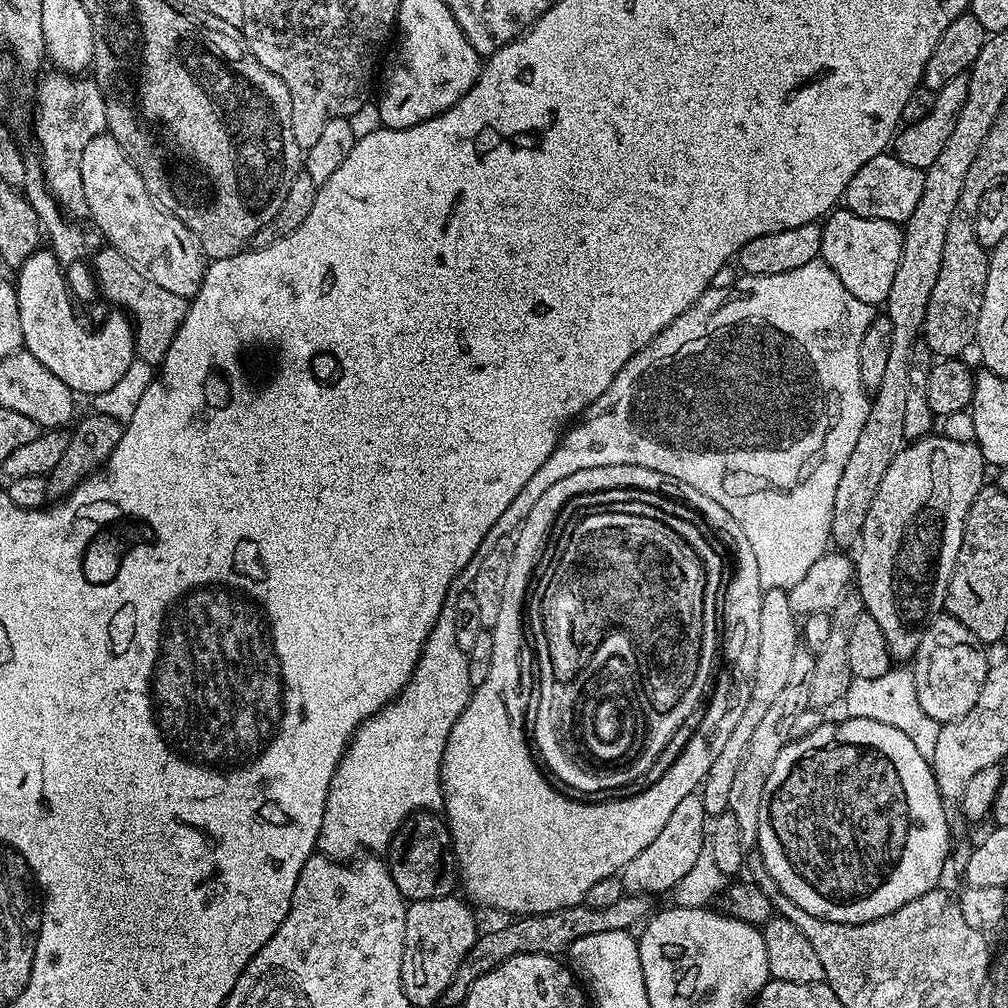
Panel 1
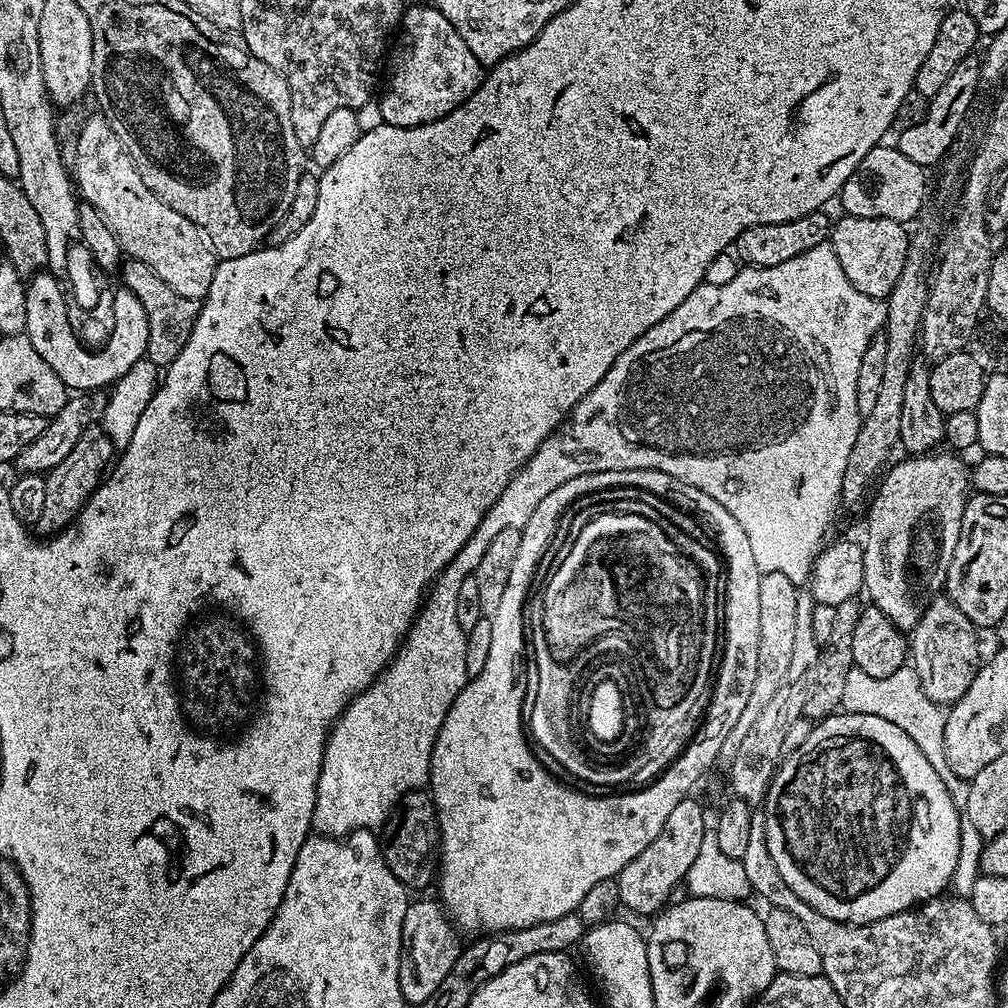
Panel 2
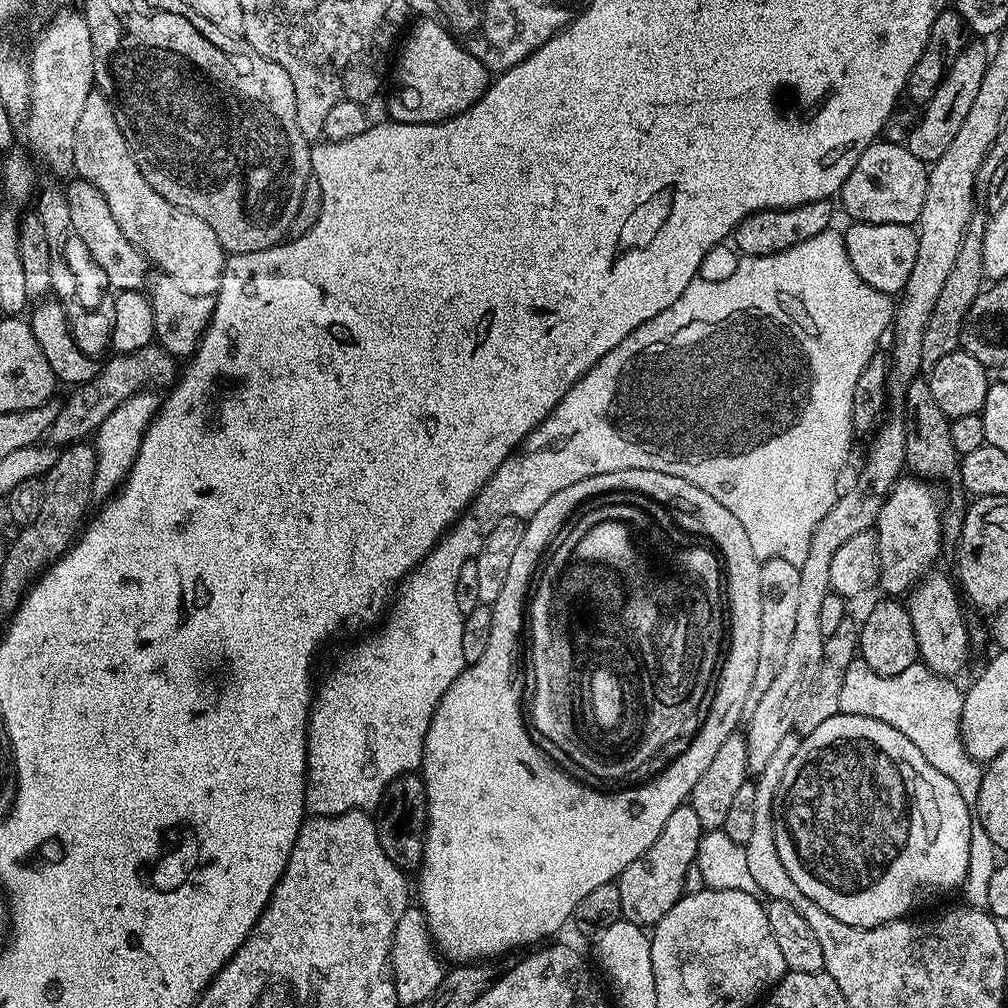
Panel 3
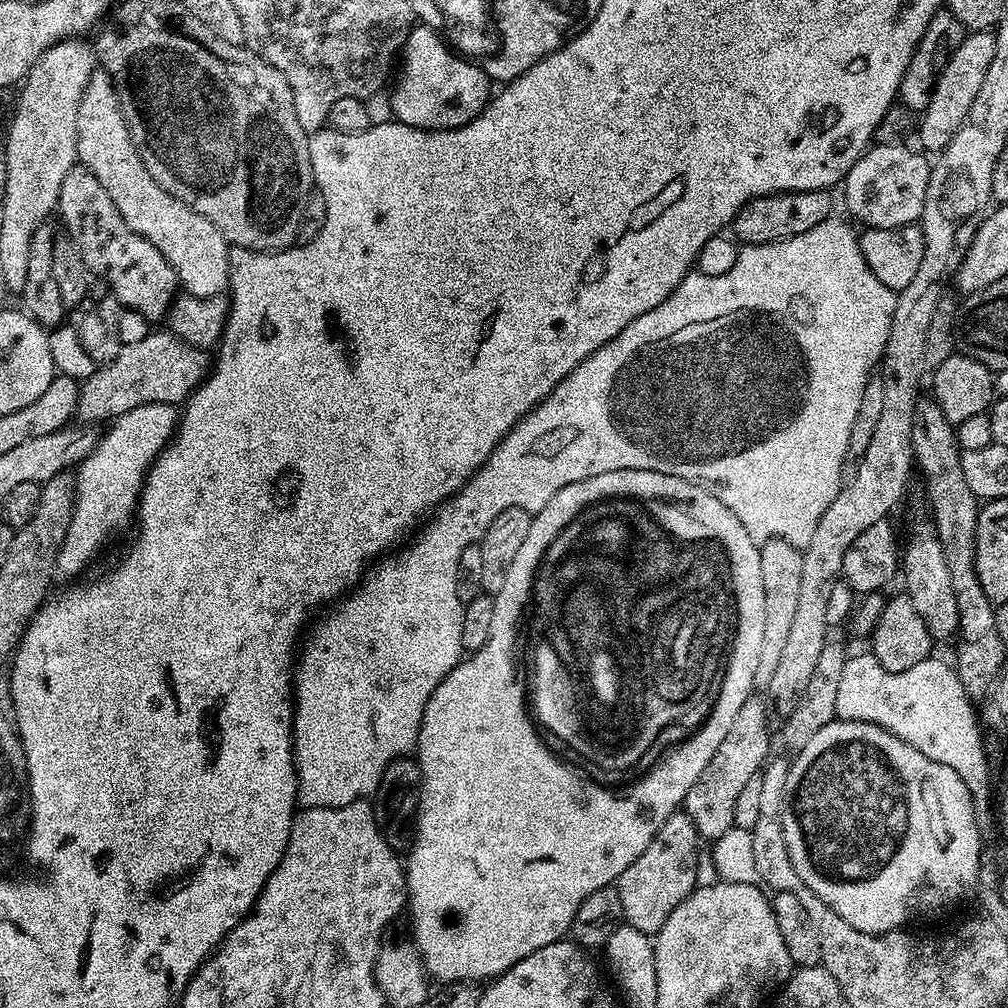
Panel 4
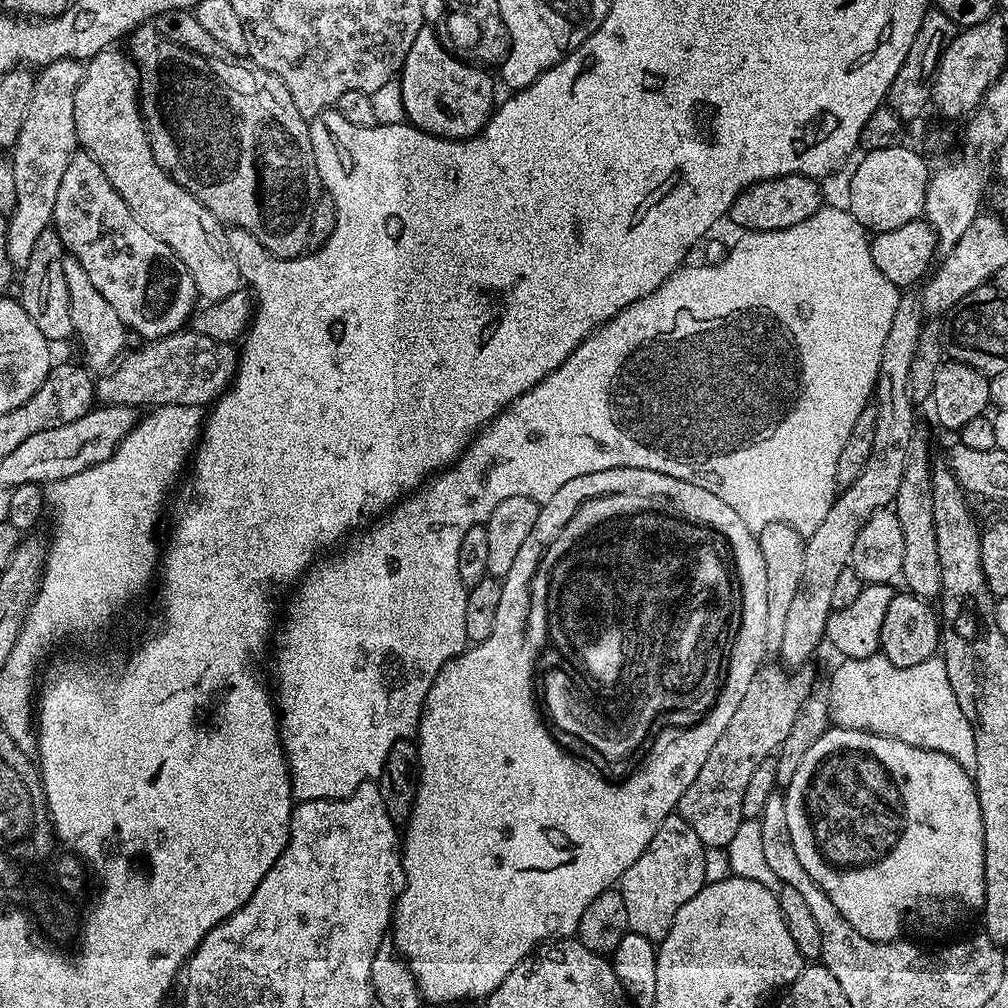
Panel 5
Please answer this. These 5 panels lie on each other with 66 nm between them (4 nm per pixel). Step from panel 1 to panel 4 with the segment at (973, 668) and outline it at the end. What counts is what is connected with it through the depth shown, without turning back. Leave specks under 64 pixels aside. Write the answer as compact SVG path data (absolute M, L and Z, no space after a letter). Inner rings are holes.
M927 511L918 513L908 524L908 545L902 548L902 576L903 572L903 591L914 602L914 610L922 614L933 641L951 641L958 632L958 604L954 602L954 586L950 586L950 569L946 567L946 554L942 554L942 542L938 542L938 530Z

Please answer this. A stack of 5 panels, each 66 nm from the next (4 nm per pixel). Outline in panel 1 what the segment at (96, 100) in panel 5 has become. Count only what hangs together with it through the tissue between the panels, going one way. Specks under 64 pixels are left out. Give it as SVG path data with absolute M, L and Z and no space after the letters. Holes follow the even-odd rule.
M101 134L90 138L86 150L82 150L82 190L86 194L86 206L90 220L100 227L107 243L117 248L130 263L135 264L158 286L170 290L170 294L178 294L185 298L196 295L204 277L206 257L200 249L196 236L172 212L160 207L155 198L146 190L146 182L138 174L138 170L128 160L122 146L110 134Z

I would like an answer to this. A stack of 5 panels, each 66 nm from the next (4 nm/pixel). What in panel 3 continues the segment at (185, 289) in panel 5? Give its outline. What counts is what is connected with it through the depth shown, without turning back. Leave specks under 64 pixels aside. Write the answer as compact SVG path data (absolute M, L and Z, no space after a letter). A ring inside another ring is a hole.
M79 178L73 179L73 181L73 184L64 192L66 202L70 206L72 234L86 242L87 249L90 250L90 254L93 255L98 266L106 272L113 289L121 292L143 289L150 280L148 257L139 248L132 245L130 238L126 238L126 234L122 234L118 222L114 222L114 214L110 214L110 206L106 206L104 195L90 182Z

